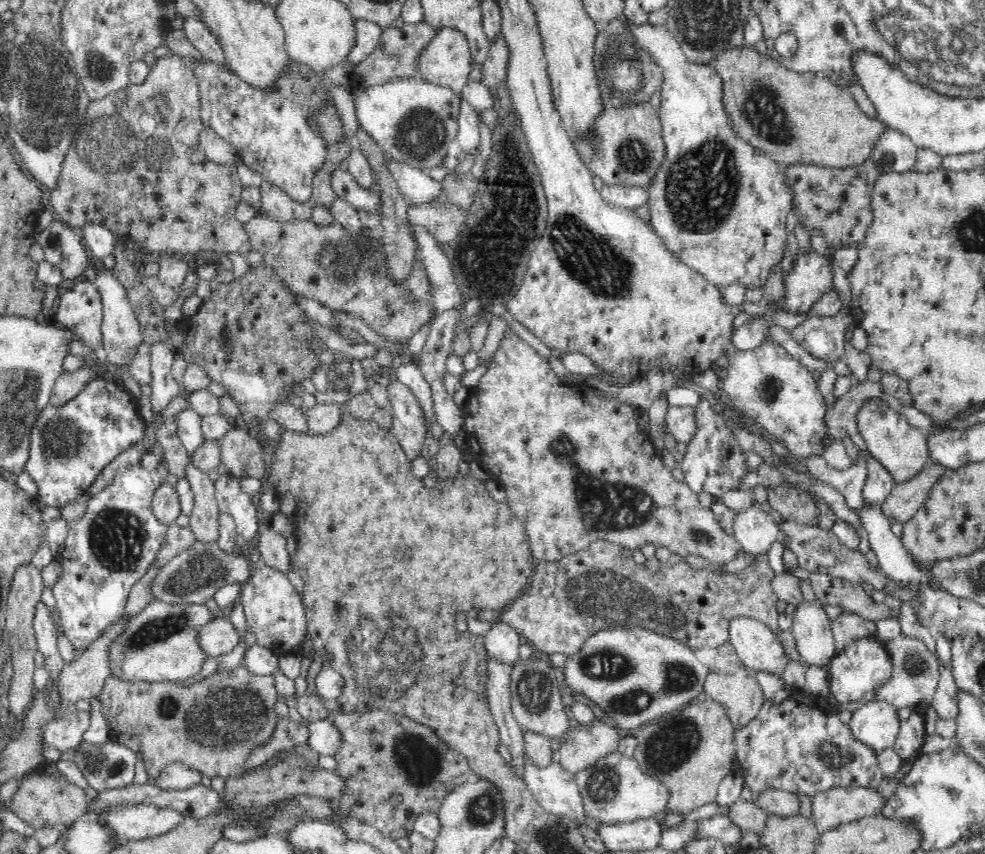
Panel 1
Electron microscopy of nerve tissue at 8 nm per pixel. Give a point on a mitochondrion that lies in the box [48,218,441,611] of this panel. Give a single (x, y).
(116, 536)

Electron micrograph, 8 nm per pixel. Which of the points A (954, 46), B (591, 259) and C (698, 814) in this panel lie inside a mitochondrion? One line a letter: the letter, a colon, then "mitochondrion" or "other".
A: mitochondrion
B: mitochondrion
C: other

